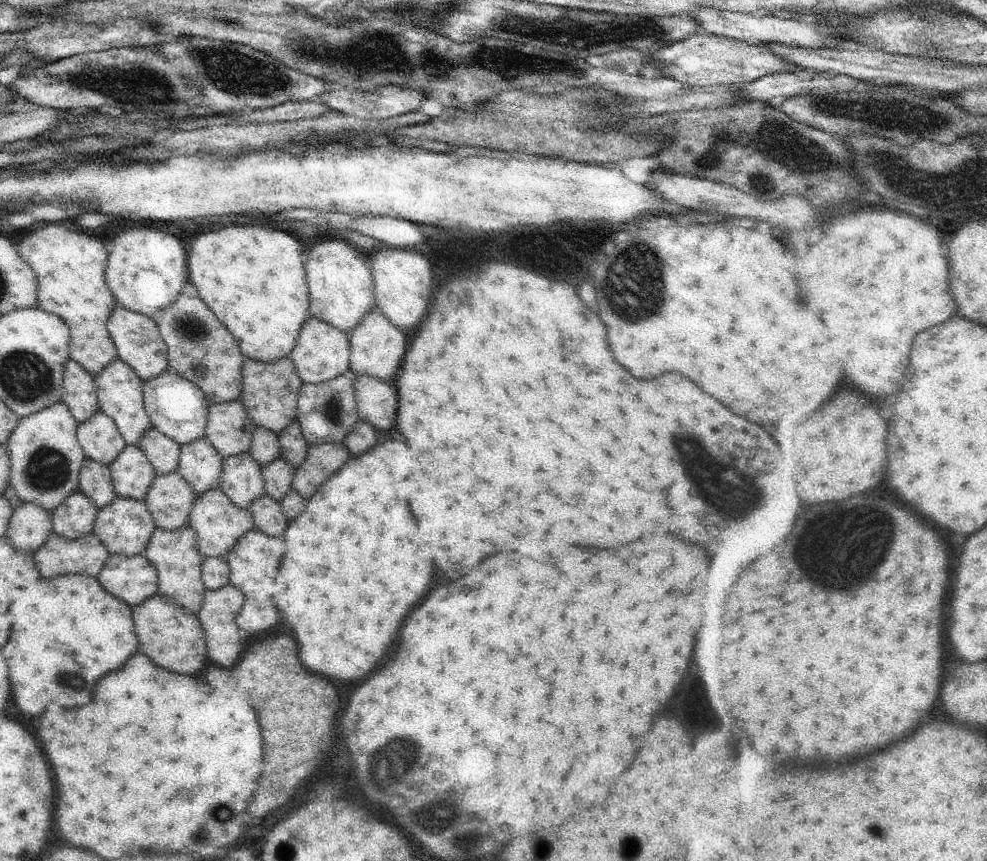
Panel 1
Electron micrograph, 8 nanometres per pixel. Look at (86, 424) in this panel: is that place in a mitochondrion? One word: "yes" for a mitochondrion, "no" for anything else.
no

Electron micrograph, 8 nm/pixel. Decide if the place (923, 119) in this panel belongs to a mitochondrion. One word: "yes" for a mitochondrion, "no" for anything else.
yes

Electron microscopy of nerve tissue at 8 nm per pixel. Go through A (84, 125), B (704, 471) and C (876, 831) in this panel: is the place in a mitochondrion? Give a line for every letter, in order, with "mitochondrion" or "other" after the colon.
A: mitochondrion
B: mitochondrion
C: other

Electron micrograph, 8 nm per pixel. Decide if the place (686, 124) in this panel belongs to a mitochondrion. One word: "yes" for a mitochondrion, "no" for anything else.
yes

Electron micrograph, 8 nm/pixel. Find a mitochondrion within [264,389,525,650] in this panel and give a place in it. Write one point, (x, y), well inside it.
(332, 413)

